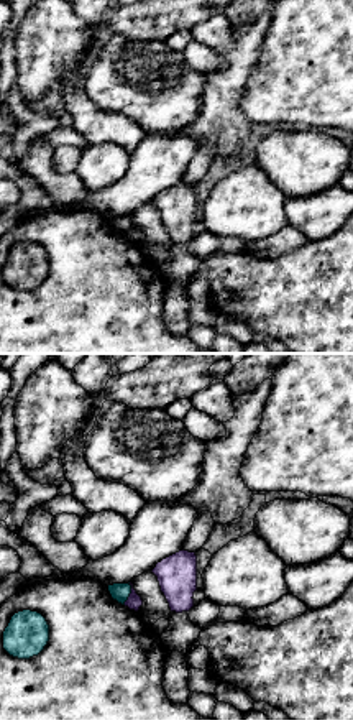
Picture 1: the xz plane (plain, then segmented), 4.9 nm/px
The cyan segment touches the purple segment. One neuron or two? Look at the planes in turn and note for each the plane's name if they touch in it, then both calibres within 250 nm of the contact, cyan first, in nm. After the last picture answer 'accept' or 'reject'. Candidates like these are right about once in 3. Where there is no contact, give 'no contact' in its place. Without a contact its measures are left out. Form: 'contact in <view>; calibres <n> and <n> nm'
contact in xz; calibres 90 and 70 nm

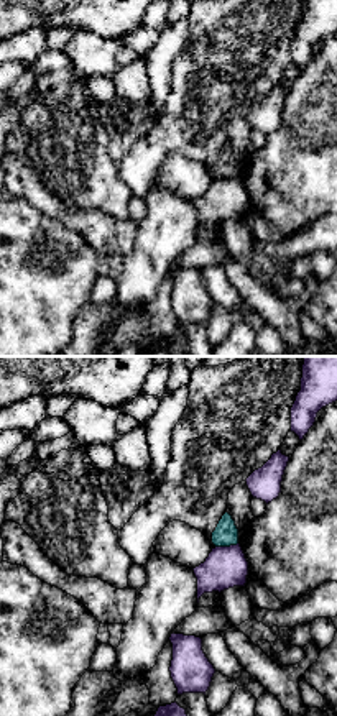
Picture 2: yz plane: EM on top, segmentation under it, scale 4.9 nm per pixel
contact in yz; calibres 120 and 200 nm

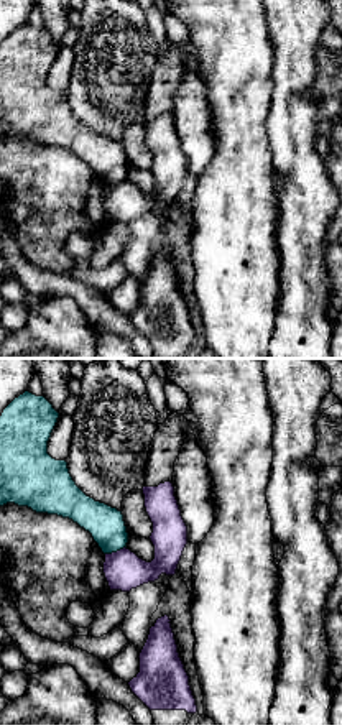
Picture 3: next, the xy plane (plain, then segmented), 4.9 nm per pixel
contact in xy; calibres 170 and 190 nm

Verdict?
reject

